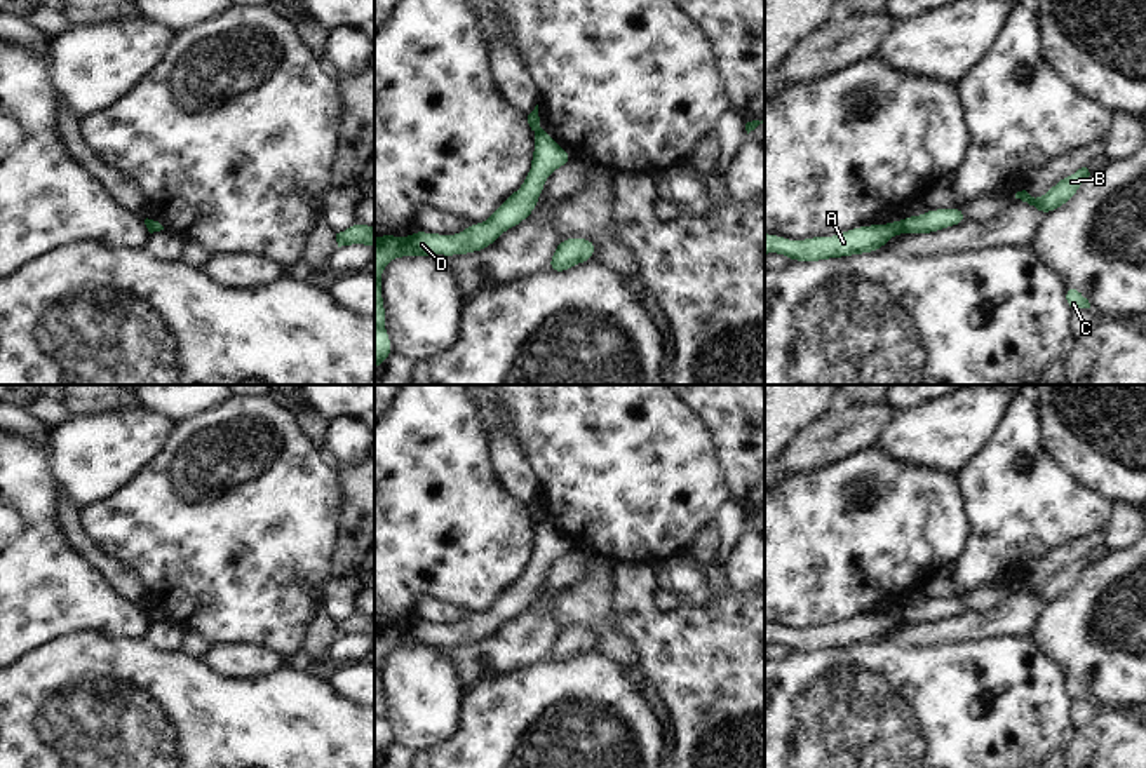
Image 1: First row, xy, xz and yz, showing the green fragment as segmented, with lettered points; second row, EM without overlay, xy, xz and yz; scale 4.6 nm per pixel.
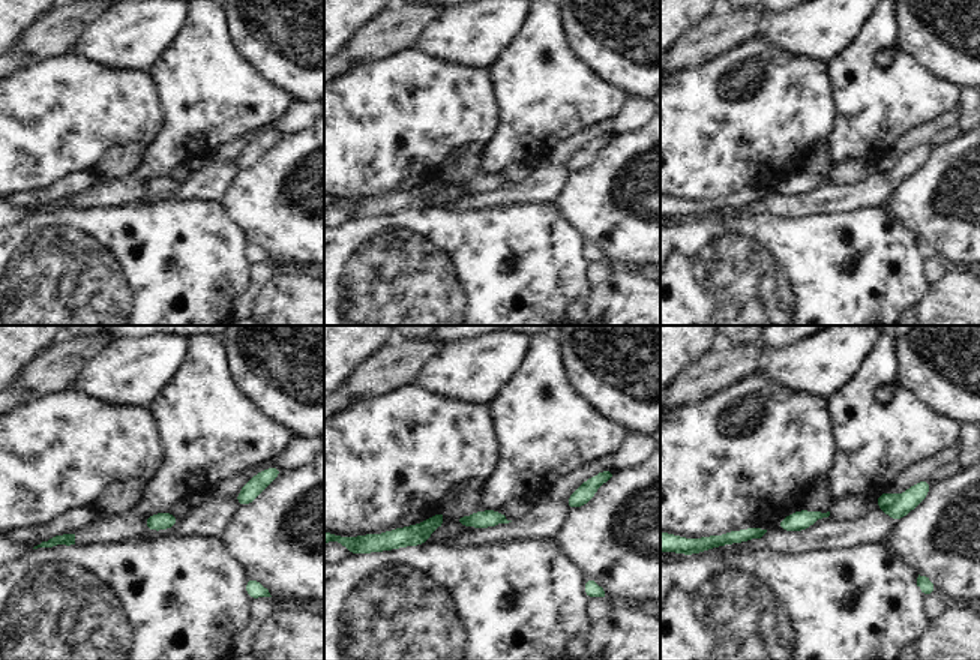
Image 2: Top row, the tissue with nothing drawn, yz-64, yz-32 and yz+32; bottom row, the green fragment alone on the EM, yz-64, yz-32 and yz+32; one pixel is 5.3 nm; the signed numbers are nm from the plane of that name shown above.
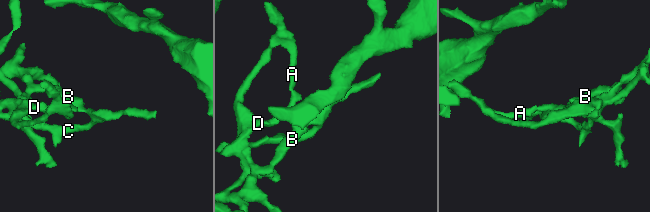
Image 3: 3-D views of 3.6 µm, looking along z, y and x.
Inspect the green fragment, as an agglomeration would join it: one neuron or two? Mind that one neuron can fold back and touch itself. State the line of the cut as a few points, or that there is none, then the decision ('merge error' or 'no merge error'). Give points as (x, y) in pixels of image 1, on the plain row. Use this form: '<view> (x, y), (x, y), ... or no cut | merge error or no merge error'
yz (903, 612), (901, 620) | merge error

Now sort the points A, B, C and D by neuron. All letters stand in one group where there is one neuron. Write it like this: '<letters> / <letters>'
A / B C D

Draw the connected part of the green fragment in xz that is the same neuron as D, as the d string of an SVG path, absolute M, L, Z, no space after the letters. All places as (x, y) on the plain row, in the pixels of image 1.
M549 522L535 524L531 559L522 573L484 613L469 615L456 625L427 623L416 620L402 629L399 648L408 646L458 646L482 641L507 620L535 603L549 564L566 554L571 545Z

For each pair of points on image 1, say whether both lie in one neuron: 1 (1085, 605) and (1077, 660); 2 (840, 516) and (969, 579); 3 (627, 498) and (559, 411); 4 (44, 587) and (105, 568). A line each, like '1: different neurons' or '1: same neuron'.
1: same neuron
2: different neurons
3: same neuron
4: different neurons

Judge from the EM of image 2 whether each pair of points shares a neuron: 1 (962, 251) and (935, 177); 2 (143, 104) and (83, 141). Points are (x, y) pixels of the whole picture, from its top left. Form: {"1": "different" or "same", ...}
{"1": "same", "2": "same"}

